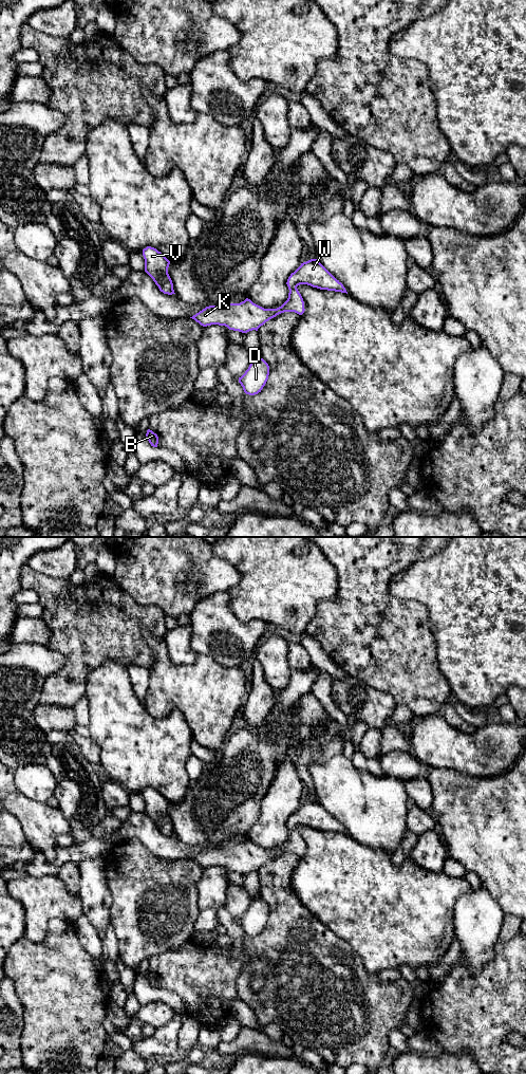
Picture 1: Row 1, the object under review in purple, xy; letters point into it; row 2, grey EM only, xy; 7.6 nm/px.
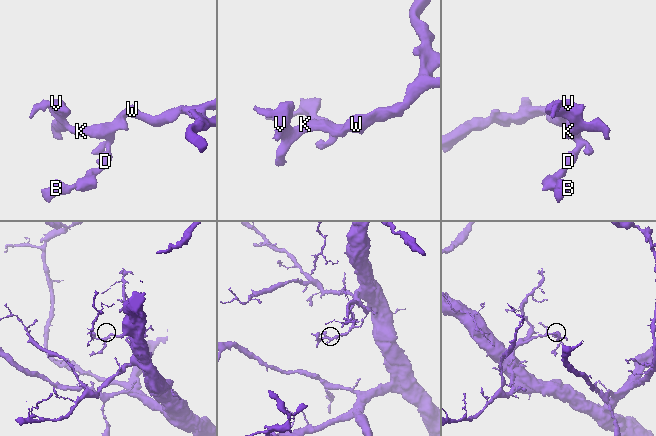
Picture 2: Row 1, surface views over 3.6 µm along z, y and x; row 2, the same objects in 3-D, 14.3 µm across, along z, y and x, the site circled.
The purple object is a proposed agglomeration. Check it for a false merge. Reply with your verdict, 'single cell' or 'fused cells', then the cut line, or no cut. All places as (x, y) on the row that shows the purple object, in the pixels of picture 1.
single cell; cut none

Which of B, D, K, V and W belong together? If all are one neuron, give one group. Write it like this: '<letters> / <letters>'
B D K V W

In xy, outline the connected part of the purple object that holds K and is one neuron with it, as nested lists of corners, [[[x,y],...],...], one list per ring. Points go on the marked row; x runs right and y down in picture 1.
[[[311,259],[290,274],[286,282],[289,293],[287,300],[277,309],[264,309],[246,298],[240,303],[223,307],[209,305],[193,315],[192,319],[203,327],[219,325],[229,330],[247,333],[263,326],[269,319],[284,312],[302,315],[304,301],[297,286],[307,284],[320,290],[346,293],[343,284],[337,280],[317,259]]]

